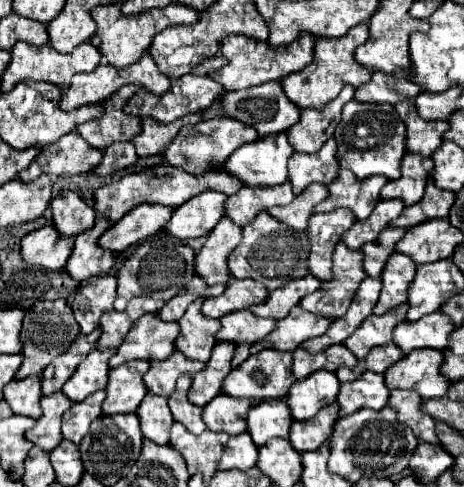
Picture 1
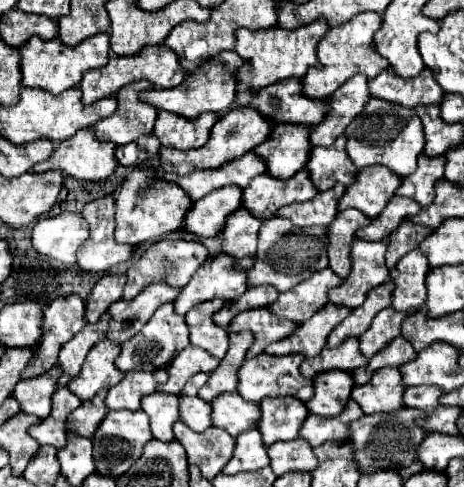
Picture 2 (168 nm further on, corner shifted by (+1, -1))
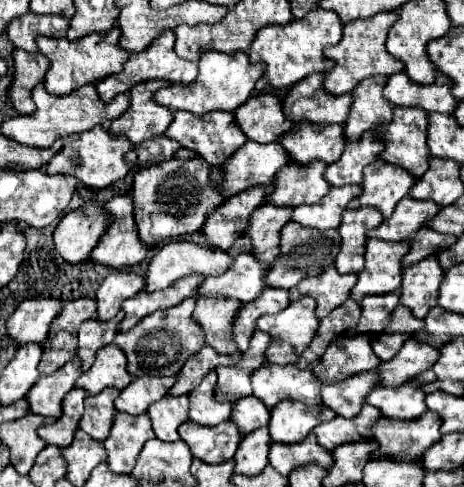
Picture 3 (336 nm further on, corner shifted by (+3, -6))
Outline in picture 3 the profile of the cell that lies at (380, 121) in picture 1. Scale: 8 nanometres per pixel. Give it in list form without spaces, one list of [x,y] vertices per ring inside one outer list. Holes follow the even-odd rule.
[[[394,106],[392,120],[376,128],[376,136],[384,144],[384,150],[378,154],[378,158],[404,168],[414,178],[420,178],[428,170],[428,158],[430,158],[430,152],[426,146],[426,124],[428,124],[428,112],[424,112],[422,108]]]

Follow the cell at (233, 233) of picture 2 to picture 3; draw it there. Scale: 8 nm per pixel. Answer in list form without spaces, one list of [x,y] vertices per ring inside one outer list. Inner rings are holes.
[[[262,204],[252,212],[244,236],[250,238],[252,256],[256,260],[272,264],[276,252],[280,252],[280,228],[290,220],[290,216],[290,208],[276,208],[274,204]]]

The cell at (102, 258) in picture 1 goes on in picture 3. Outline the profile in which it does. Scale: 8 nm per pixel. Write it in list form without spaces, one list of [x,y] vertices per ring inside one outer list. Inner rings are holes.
[[[114,196],[104,210],[110,216],[108,228],[90,252],[90,260],[108,268],[132,268],[146,258],[146,246],[136,236],[134,208],[130,196]]]

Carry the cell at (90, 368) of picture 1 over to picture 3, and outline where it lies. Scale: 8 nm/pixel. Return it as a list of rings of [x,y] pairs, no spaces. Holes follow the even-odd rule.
[[[108,344],[96,352],[94,364],[76,380],[74,388],[86,390],[88,394],[98,394],[102,388],[126,388],[132,378],[126,372],[126,356],[116,344]]]

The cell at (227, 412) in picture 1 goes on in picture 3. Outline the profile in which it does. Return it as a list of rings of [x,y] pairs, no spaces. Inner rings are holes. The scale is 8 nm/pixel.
[[[244,396],[236,402],[232,402],[230,420],[238,426],[240,434],[246,436],[252,430],[268,424],[268,412],[270,410],[264,408],[264,404],[260,404],[260,400],[256,400],[256,396]]]

